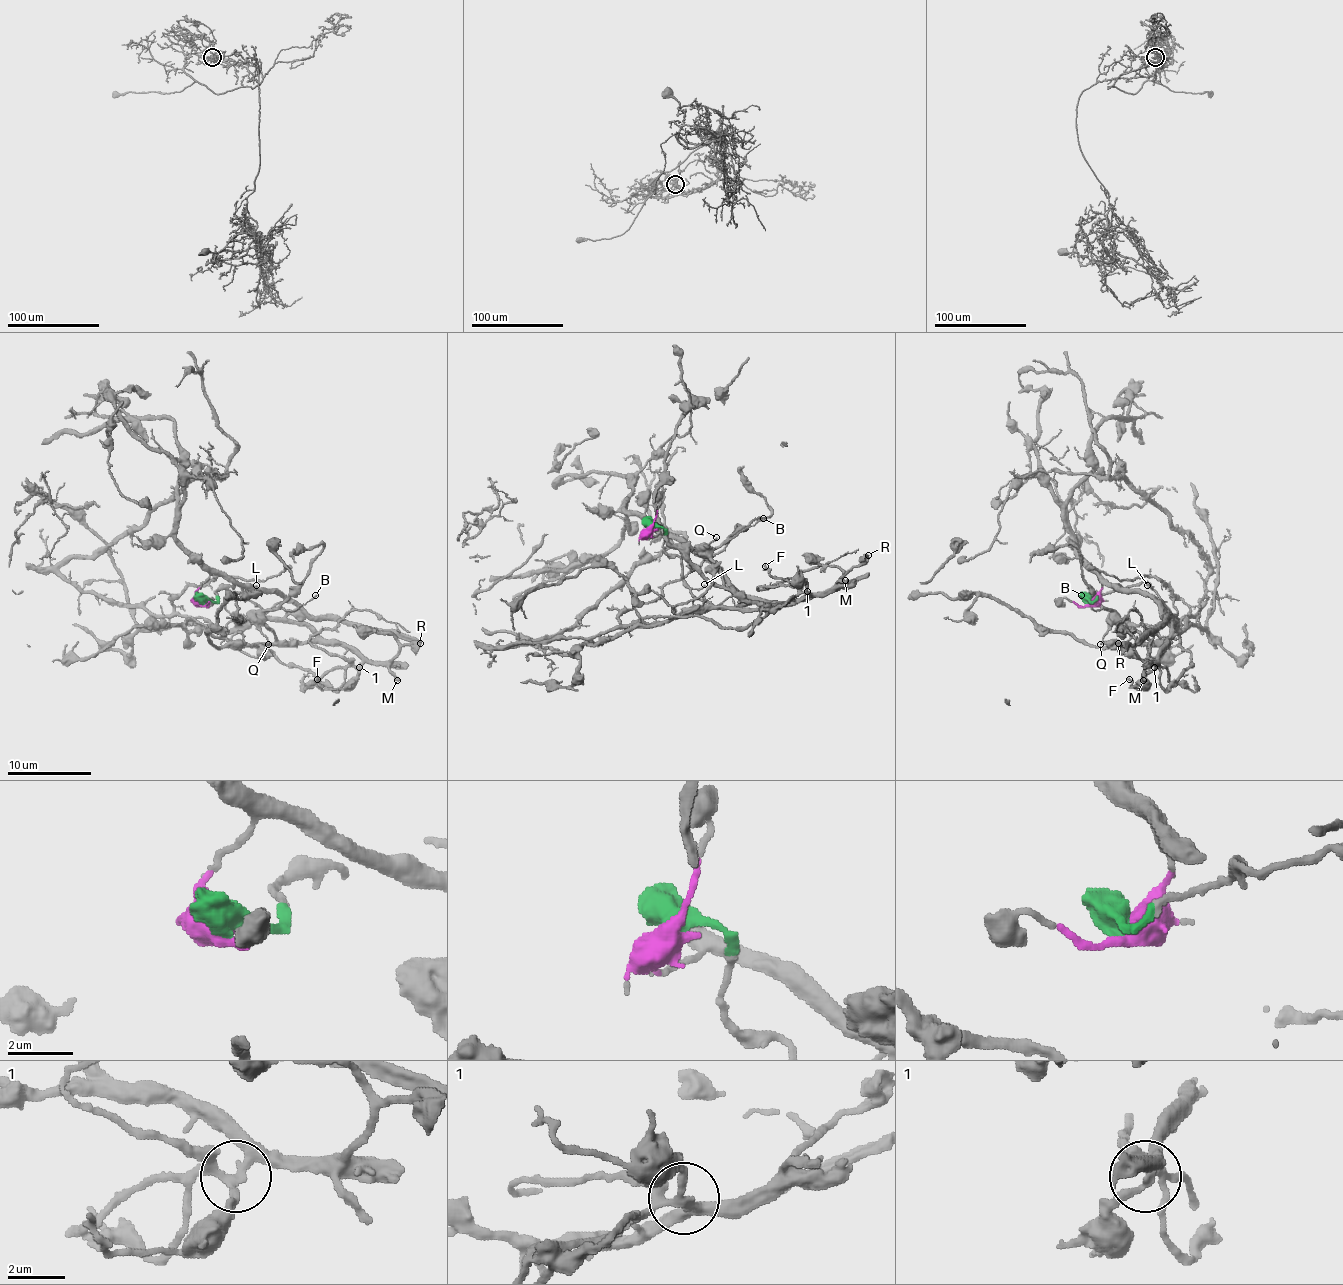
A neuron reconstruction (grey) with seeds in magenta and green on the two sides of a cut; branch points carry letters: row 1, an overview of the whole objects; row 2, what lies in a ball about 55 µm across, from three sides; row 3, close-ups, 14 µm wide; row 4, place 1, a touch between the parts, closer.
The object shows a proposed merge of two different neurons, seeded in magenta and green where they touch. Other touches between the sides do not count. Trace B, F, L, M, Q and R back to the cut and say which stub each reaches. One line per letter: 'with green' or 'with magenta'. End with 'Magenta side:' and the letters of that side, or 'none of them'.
B: with green
F: with green
L: with green
M: with green
Q: with green
R: with green
Magenta side: none of them

